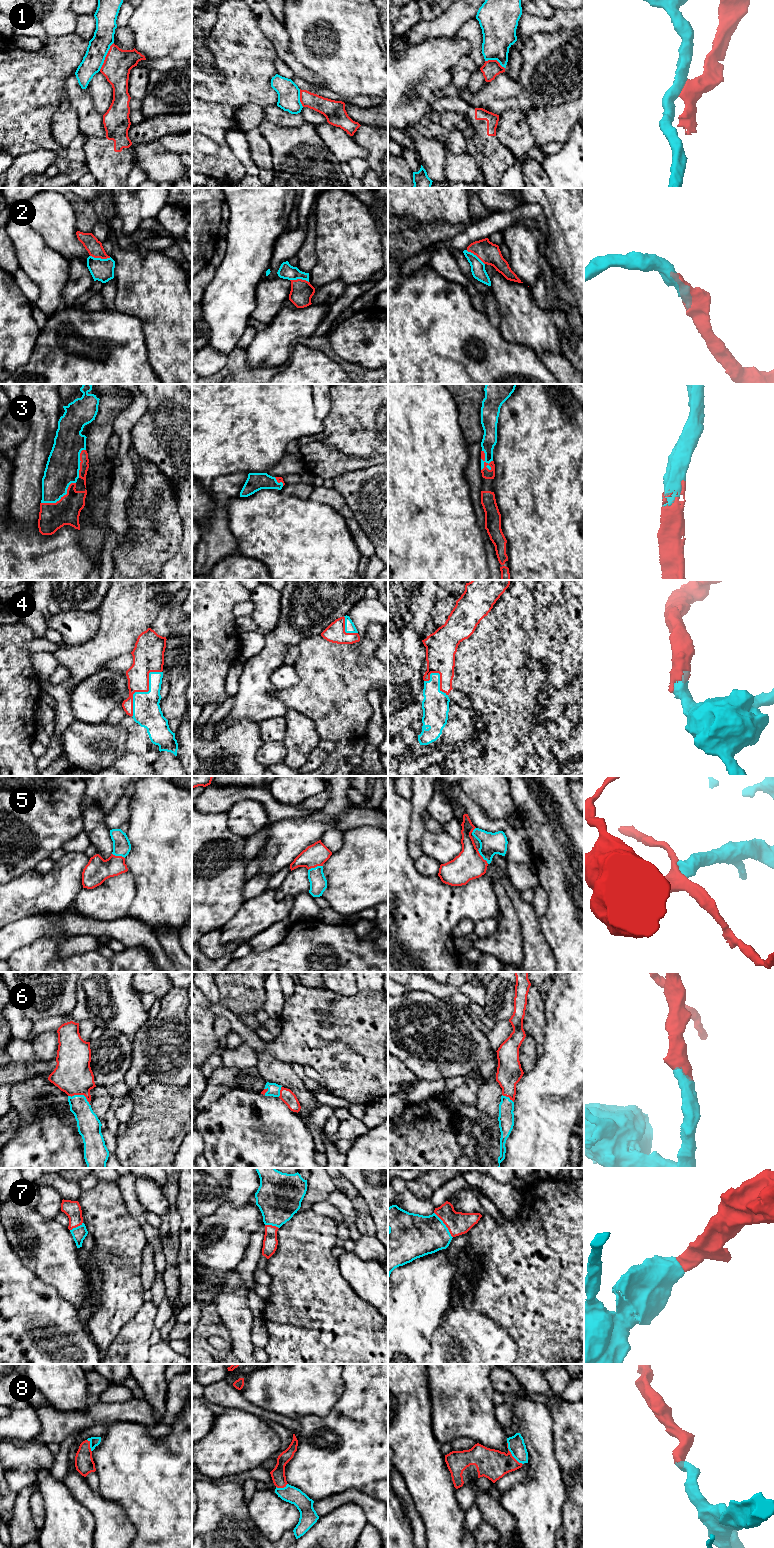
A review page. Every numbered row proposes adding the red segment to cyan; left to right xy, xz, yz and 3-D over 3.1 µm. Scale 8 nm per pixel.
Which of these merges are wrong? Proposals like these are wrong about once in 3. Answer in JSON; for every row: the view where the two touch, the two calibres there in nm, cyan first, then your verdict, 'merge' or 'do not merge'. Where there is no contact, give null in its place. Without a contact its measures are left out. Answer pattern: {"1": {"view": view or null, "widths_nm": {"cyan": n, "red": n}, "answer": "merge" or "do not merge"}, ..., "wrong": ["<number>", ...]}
{"1": {"view": "xy", "widths_nm": {"cyan": 170, "red": 220}, "answer": "do not merge"}, "2": {"view": "xy", "widths_nm": {"cyan": 180, "red": 130}, "answer": "merge"}, "3": {"view": "yz", "widths_nm": {"cyan": 120, "red": 80}, "answer": "merge"}, "4": {"view": "xy", "widths_nm": {"cyan": 220, "red": 190}, "answer": "merge"}, "5": {"view": "xz", "widths_nm": {"cyan": 140, "red": 180}, "answer": "merge"}, "6": {"view": "xy", "widths_nm": {"cyan": 180, "red": 300}, "answer": "merge"}, "7": {"view": "yz", "widths_nm": {"cyan": 340, "red": 190}, "answer": "merge"}, "8": {"view": "yz", "widths_nm": {"cyan": 140, "red": 240}, "answer": "merge"}, "wrong": ["1"]}

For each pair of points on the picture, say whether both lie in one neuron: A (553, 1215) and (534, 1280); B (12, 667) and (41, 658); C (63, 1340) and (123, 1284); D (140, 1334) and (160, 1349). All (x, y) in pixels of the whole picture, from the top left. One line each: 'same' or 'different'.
A: same
B: different
C: different
D: different

